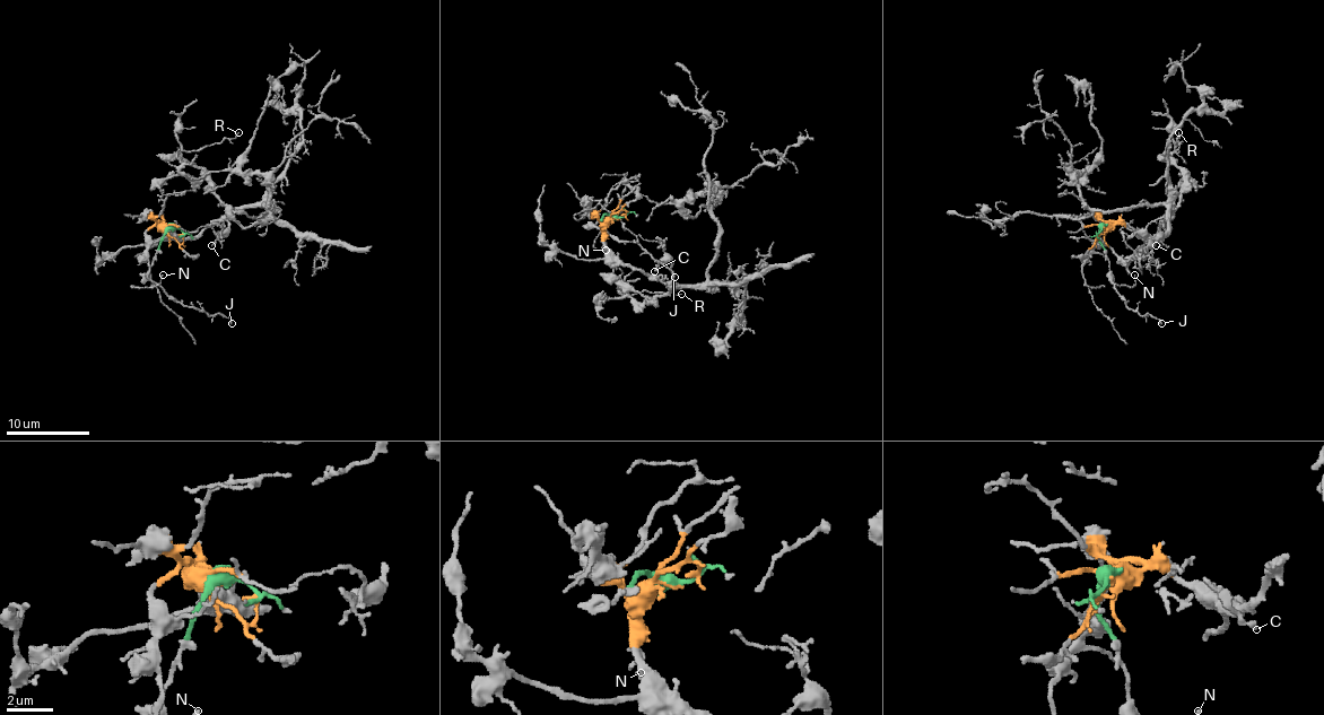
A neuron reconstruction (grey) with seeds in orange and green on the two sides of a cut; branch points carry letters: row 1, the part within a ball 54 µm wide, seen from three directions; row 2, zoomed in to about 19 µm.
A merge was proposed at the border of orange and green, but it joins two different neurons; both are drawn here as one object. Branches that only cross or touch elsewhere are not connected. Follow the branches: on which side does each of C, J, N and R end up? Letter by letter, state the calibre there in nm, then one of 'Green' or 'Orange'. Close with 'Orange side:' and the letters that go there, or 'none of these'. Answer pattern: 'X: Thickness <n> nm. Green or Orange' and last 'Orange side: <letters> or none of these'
C: Thickness 200 nm. Orange
J: Thickness 150 nm. Green
N: Thickness 100 nm. Green
R: Thickness 100 nm. Orange
Orange side: C, R

